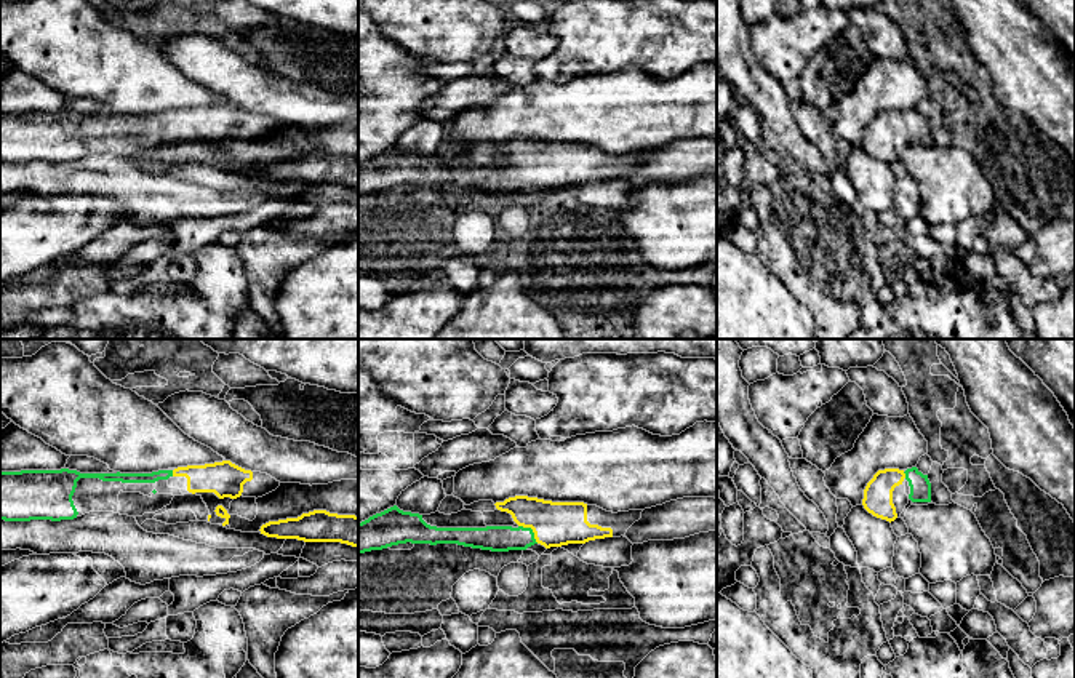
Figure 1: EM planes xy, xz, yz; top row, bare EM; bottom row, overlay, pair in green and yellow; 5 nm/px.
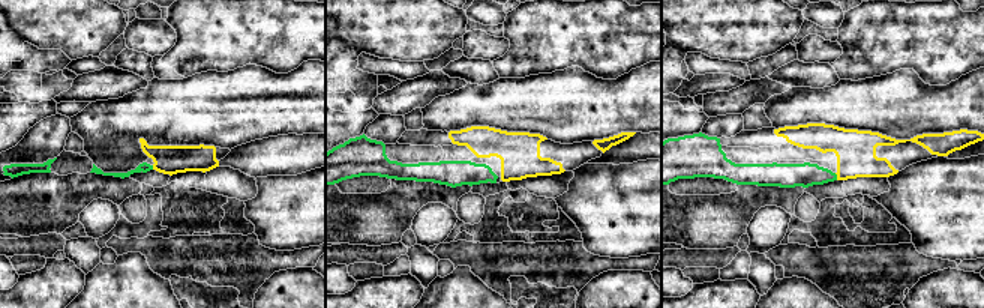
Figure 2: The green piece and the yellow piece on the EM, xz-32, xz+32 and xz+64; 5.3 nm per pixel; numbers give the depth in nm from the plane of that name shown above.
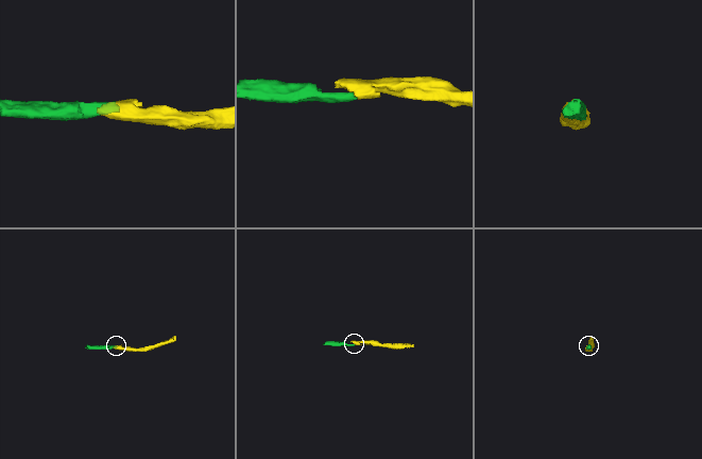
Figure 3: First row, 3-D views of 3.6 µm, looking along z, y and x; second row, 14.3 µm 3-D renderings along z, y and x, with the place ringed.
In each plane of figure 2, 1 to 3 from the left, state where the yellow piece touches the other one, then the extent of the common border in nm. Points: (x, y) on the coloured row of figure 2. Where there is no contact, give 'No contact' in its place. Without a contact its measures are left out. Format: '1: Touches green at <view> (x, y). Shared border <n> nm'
1: Touches green at xz-32 (152, 167). Shared border 30 nm
2: No contact
3: Touches green at xz+64 (836, 176). Shared border 40 nm

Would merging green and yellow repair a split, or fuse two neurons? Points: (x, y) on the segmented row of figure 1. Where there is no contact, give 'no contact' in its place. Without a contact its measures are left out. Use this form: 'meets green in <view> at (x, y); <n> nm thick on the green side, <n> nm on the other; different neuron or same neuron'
meets green in xz at (531, 530); 130 nm thick on the green side, 220 nm on the other; same neuron

